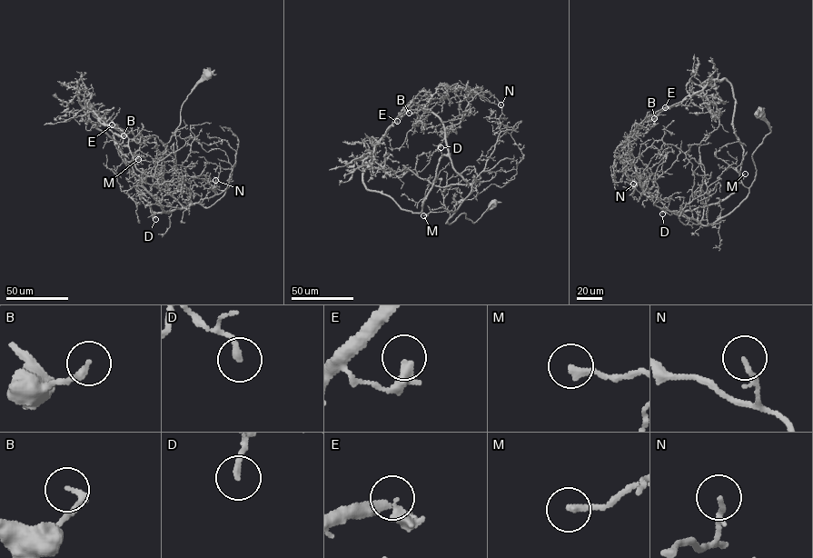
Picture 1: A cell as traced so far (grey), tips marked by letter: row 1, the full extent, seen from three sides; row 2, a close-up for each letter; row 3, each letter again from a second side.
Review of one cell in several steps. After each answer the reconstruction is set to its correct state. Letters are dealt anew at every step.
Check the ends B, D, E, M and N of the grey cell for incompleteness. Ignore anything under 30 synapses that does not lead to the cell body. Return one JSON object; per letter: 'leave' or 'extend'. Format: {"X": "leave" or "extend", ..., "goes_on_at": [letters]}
{"B": "leave", "D": "leave", "E": "leave", "M": "leave", "N": "leave", "goes_on_at": []}

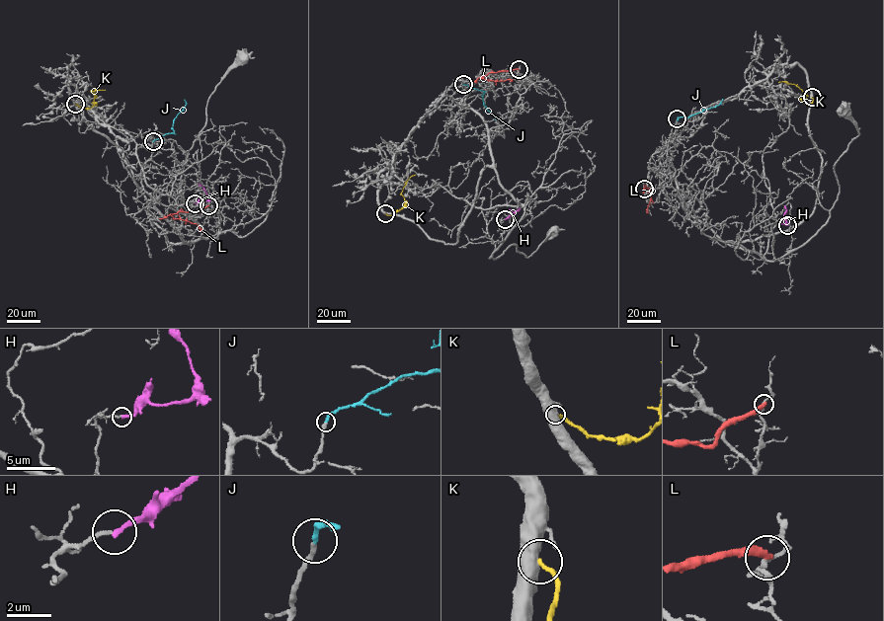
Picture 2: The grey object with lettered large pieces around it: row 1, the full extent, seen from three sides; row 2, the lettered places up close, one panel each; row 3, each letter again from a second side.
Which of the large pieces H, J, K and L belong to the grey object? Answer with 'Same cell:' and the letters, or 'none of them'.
Same cell: J

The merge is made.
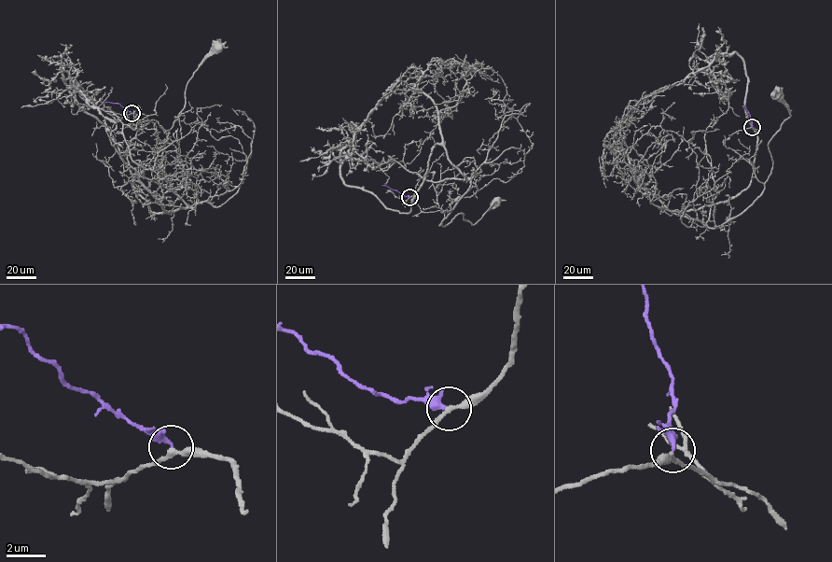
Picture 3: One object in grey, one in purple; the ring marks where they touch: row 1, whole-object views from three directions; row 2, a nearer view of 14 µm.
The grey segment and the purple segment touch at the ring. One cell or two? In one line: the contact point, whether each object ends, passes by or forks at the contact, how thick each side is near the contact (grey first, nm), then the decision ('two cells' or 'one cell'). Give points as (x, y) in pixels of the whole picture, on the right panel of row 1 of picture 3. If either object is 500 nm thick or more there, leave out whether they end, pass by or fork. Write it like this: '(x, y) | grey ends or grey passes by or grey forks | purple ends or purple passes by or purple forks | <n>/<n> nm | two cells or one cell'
(752, 127) | grey passes by | purple ends | 240/280 nm | one cell

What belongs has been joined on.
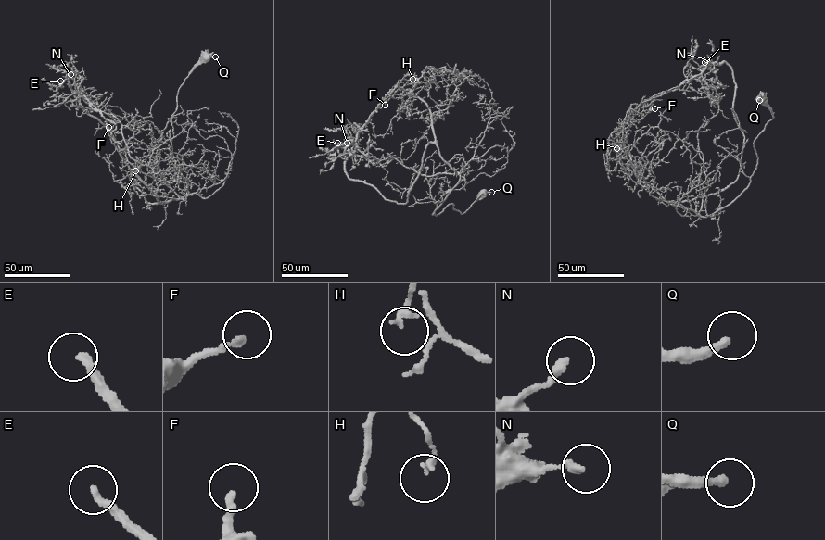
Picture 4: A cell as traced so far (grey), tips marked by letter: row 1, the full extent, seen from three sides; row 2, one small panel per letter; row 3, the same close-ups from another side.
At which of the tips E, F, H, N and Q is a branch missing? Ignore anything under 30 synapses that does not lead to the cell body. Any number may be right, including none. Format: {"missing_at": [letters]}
{"missing_at": ["E"]}

